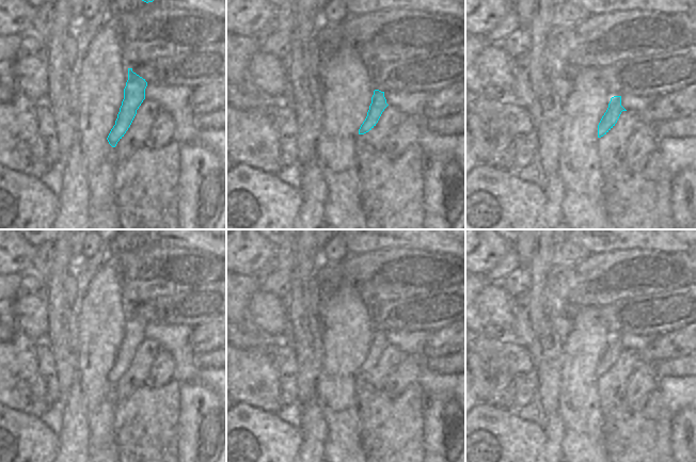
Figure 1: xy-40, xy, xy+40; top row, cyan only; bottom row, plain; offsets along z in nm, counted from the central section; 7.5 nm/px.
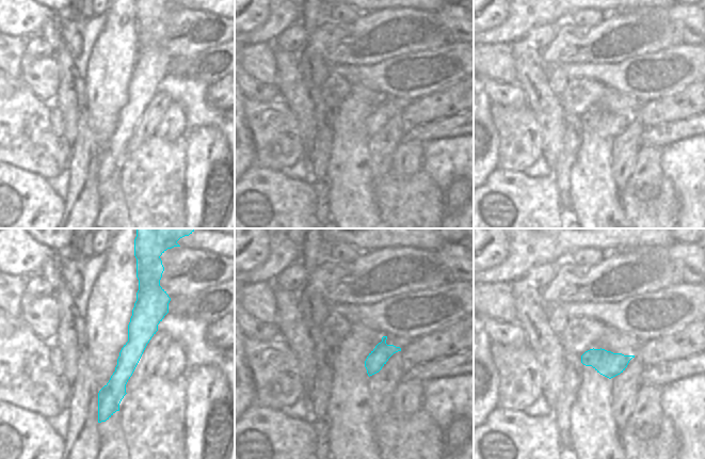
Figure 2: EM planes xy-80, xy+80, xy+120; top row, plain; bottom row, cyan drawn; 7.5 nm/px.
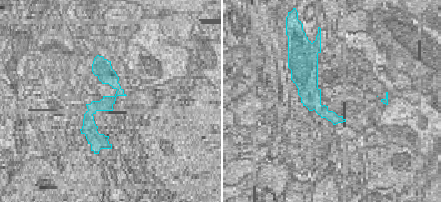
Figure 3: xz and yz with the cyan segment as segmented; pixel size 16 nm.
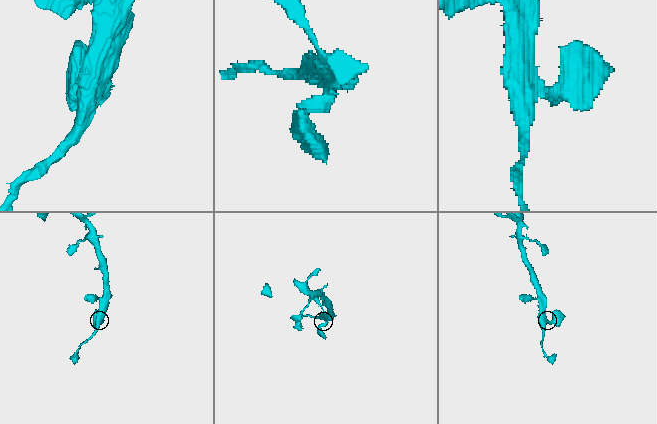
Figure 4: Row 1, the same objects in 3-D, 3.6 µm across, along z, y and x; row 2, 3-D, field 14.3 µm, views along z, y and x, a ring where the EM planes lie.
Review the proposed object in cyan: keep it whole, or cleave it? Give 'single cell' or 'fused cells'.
single cell

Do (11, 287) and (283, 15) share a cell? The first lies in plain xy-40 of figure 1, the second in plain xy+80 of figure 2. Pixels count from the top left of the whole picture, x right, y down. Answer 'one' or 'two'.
two

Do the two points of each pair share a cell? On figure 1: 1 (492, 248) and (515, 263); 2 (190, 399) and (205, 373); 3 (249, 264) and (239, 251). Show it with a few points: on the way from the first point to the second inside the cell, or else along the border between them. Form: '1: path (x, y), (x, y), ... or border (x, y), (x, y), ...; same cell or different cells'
1: border (512, 244), (486, 273); different cells
2: border (182, 383), (203, 383), (215, 393); different cells
3: path (248, 260), (242, 254); same cell

